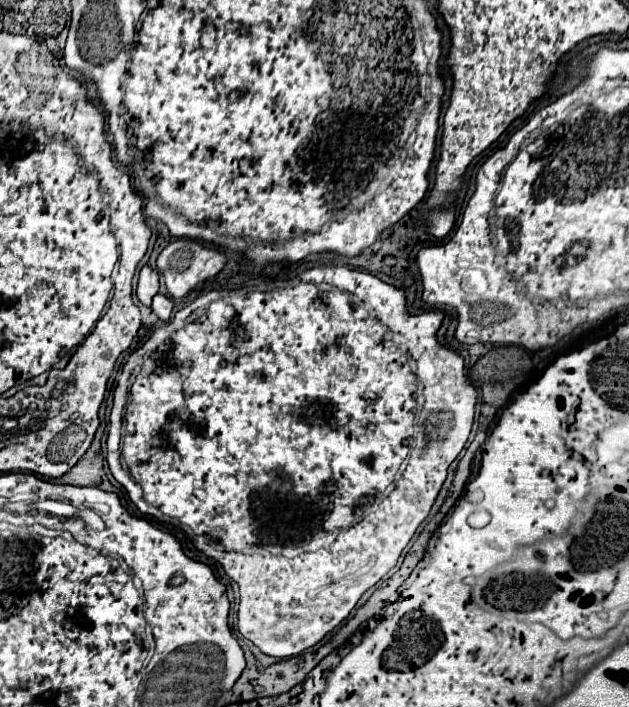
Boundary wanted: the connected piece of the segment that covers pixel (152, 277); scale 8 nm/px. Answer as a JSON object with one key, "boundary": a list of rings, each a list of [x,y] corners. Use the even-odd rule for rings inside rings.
{"boundary":[[[149,265],[141,267],[139,283],[137,283],[137,297],[143,305],[151,305],[153,295],[159,291],[159,273]]]}

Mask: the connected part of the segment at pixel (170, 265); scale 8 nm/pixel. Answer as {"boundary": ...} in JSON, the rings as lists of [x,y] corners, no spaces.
{"boundary":[[[177,239],[173,243],[169,243],[161,253],[159,253],[159,259],[157,259],[157,269],[159,273],[163,273],[165,277],[165,285],[167,285],[167,291],[173,295],[173,297],[183,297],[187,295],[197,283],[209,279],[217,275],[227,263],[227,257],[223,251],[215,249],[215,247],[207,247],[199,241],[193,241],[193,239]]]}

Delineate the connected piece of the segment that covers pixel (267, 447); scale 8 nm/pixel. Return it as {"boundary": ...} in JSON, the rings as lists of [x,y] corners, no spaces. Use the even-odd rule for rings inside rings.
{"boundary":[[[319,265],[319,267],[313,267],[313,269],[309,269],[309,270],[307,270],[307,271],[304,271],[304,272],[302,272],[302,273],[301,273],[301,277],[297,277],[297,279],[293,279],[293,281],[289,281],[289,279],[287,279],[287,280],[285,280],[285,281],[284,281],[284,287],[279,287],[279,289],[271,289],[271,291],[249,291],[249,293],[239,293],[239,291],[227,291],[227,290],[223,290],[223,289],[213,289],[213,290],[211,290],[211,291],[209,291],[209,292],[206,292],[206,293],[204,293],[204,294],[202,294],[202,295],[199,295],[199,297],[197,297],[197,299],[195,299],[195,301],[193,301],[193,303],[189,303],[189,305],[187,305],[187,307],[183,307],[183,309],[181,309],[181,311],[177,311],[177,313],[175,313],[175,317],[173,317],[173,319],[171,319],[171,321],[169,321],[169,323],[167,323],[167,325],[163,325],[163,327],[159,327],[159,329],[155,329],[155,331],[153,331],[153,335],[151,335],[151,337],[149,337],[149,339],[148,339],[148,341],[147,341],[147,342],[146,342],[146,343],[145,343],[145,344],[144,344],[144,345],[143,345],[143,346],[142,346],[142,347],[140,347],[140,348],[139,348],[139,349],[136,349],[136,350],[135,350],[135,351],[134,351],[134,352],[133,352],[133,353],[132,353],[132,354],[131,354],[131,355],[130,355],[130,356],[129,356],[129,357],[128,357],[128,359],[127,359],[127,361],[126,361],[126,362],[125,362],[125,364],[124,364],[124,365],[123,365],[123,366],[122,366],[122,369],[121,369],[121,372],[123,372],[123,373],[121,373],[121,379],[119,379],[119,381],[118,381],[118,382],[117,382],[117,389],[115,389],[115,395],[113,395],[113,409],[111,409],[111,414],[110,414],[110,417],[109,417],[109,435],[107,435],[107,463],[109,463],[109,469],[111,469],[111,475],[113,475],[113,477],[115,477],[115,481],[117,481],[117,483],[119,483],[119,485],[121,485],[121,487],[123,487],[123,489],[125,489],[125,491],[127,491],[127,495],[129,495],[129,499],[131,499],[131,501],[133,501],[133,503],[135,503],[135,505],[137,505],[137,507],[139,507],[139,511],[141,511],[141,513],[145,513],[145,515],[153,515],[153,517],[155,517],[155,519],[156,519],[156,520],[157,520],[157,521],[158,521],[158,522],[159,522],[159,523],[161,523],[161,524],[163,524],[163,525],[165,525],[165,524],[167,524],[167,525],[169,525],[169,526],[170,526],[170,527],[172,527],[172,528],[177,528],[177,529],[181,529],[181,530],[183,530],[183,529],[184,529],[184,532],[185,532],[185,533],[186,533],[186,535],[188,535],[188,536],[187,536],[187,538],[188,538],[188,539],[189,539],[189,540],[190,540],[190,541],[191,541],[191,542],[192,542],[192,539],[193,539],[193,537],[197,537],[197,536],[200,536],[200,535],[206,535],[206,537],[203,537],[203,553],[205,553],[205,555],[209,555],[209,557],[211,557],[211,559],[213,559],[213,561],[215,561],[215,563],[217,563],[217,565],[219,565],[219,567],[221,567],[221,569],[223,569],[223,571],[225,571],[225,573],[227,573],[227,575],[229,575],[229,577],[231,577],[231,579],[233,579],[233,581],[235,581],[235,583],[237,583],[237,585],[239,585],[239,589],[241,589],[241,607],[239,607],[239,631],[241,631],[241,635],[243,635],[243,637],[245,637],[245,639],[249,639],[249,641],[251,641],[251,643],[253,643],[253,645],[257,645],[257,647],[259,647],[259,649],[261,649],[261,651],[263,651],[263,653],[265,653],[265,655],[271,655],[271,657],[279,657],[279,659],[285,659],[285,657],[295,657],[295,655],[299,655],[299,653],[303,653],[303,651],[305,651],[305,649],[309,649],[309,647],[313,647],[313,645],[317,645],[317,643],[319,643],[319,641],[321,641],[321,639],[323,639],[323,637],[325,637],[325,635],[327,635],[327,633],[331,633],[331,631],[333,631],[333,629],[335,629],[335,627],[337,627],[337,625],[339,625],[339,623],[341,623],[341,621],[343,621],[343,619],[345,619],[345,617],[347,617],[347,615],[349,615],[349,613],[351,613],[351,611],[353,611],[353,607],[355,607],[355,605],[357,605],[357,601],[359,601],[359,599],[361,599],[361,595],[363,595],[363,593],[365,593],[365,591],[367,591],[367,589],[369,589],[369,587],[373,587],[373,585],[375,585],[375,583],[377,583],[377,581],[379,581],[379,579],[381,579],[381,577],[383,577],[383,575],[385,575],[385,573],[387,573],[387,571],[389,571],[389,569],[391,569],[391,567],[395,567],[395,563],[397,563],[397,559],[399,559],[399,555],[401,555],[401,551],[403,551],[403,549],[405,549],[405,545],[407,545],[407,543],[409,543],[409,539],[411,539],[411,537],[413,537],[413,535],[415,535],[415,531],[417,531],[417,527],[419,527],[419,525],[421,525],[421,521],[423,521],[423,519],[425,519],[425,517],[427,517],[427,515],[429,515],[429,511],[431,511],[431,507],[433,507],[433,503],[435,503],[435,499],[437,499],[437,495],[439,495],[439,491],[441,491],[441,485],[443,485],[443,481],[445,481],[445,477],[447,477],[447,467],[449,467],[449,465],[451,465],[451,463],[453,463],[453,461],[455,461],[455,457],[457,457],[457,455],[459,455],[459,453],[461,453],[461,449],[463,449],[463,447],[465,447],[465,443],[467,443],[467,439],[469,439],[469,433],[471,433],[471,425],[473,425],[473,413],[475,413],[475,403],[477,403],[477,387],[473,387],[473,383],[471,383],[471,381],[469,381],[469,379],[467,379],[467,377],[465,377],[465,361],[463,361],[463,357],[461,357],[461,355],[459,355],[459,353],[457,353],[457,351],[456,351],[456,350],[454,350],[454,349],[453,349],[453,348],[451,348],[451,347],[449,347],[449,346],[447,346],[447,345],[443,345],[443,344],[441,344],[441,343],[439,343],[439,341],[437,341],[437,331],[439,331],[439,327],[441,327],[441,323],[443,323],[443,317],[445,317],[445,315],[443,315],[443,313],[437,313],[437,311],[423,311],[423,313],[419,313],[419,315],[409,315],[409,311],[407,311],[407,303],[405,303],[405,293],[403,293],[403,291],[401,291],[401,289],[397,289],[397,287],[393,287],[393,285],[387,285],[387,283],[383,283],[383,281],[381,281],[381,279],[377,279],[377,277],[375,277],[375,276],[374,276],[374,275],[369,275],[369,273],[367,273],[367,272],[364,272],[364,271],[362,271],[362,270],[360,270],[360,269],[349,269],[349,267],[345,267],[345,265]],[[137,353],[140,353],[140,354],[141,354],[141,353],[147,353],[147,357],[145,357],[145,361],[143,361],[143,365],[141,365],[141,371],[139,371],[139,373],[137,373],[137,377],[135,377],[135,376],[136,376],[136,375],[134,375],[134,374],[133,374],[133,371],[134,371],[134,369],[135,369],[135,365],[136,365],[136,364],[137,364],[137,363],[136,363],[136,361],[137,361],[137,360],[138,360],[138,361],[140,361],[140,360],[139,360],[139,358],[137,358]],[[377,489],[381,489],[381,505],[379,505],[379,509],[377,509],[377,511],[375,511],[375,513],[371,513],[371,515],[367,515],[367,519],[363,519],[363,517],[365,517],[365,513],[363,513],[363,511],[365,511],[365,497],[371,497],[371,509],[373,509],[373,503],[377,503]],[[247,525],[255,525],[255,527],[253,527],[253,529],[257,529],[257,537],[249,537],[249,535],[247,535],[247,531],[243,531],[243,529],[247,529]],[[343,529],[347,529],[347,531],[345,531],[345,533],[341,533],[341,535],[339,535],[339,537],[337,537],[337,541],[335,541],[335,543],[333,543],[333,545],[331,545],[331,547],[329,547],[329,549],[319,549],[319,547],[325,547],[325,545],[329,545],[329,543],[331,543],[331,539],[333,539],[333,537],[335,537],[335,535],[337,535],[337,533],[339,533],[339,531],[343,531]],[[257,547],[263,547],[263,549],[267,549],[267,551],[271,551],[271,553],[281,553],[281,555],[285,555],[285,557],[295,557],[295,555],[299,555],[299,557],[295,557],[295,559],[285,559],[285,557],[281,557],[281,555],[265,555],[265,557],[263,557],[263,555],[257,555],[257,553],[253,553],[253,555],[245,555],[245,553],[233,553],[233,551],[245,551],[245,549],[257,549]]]}

